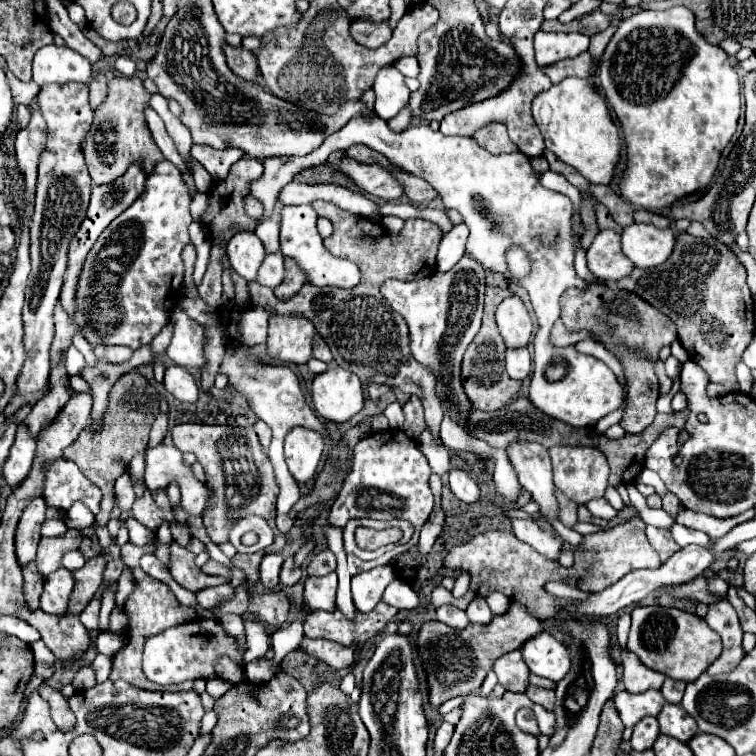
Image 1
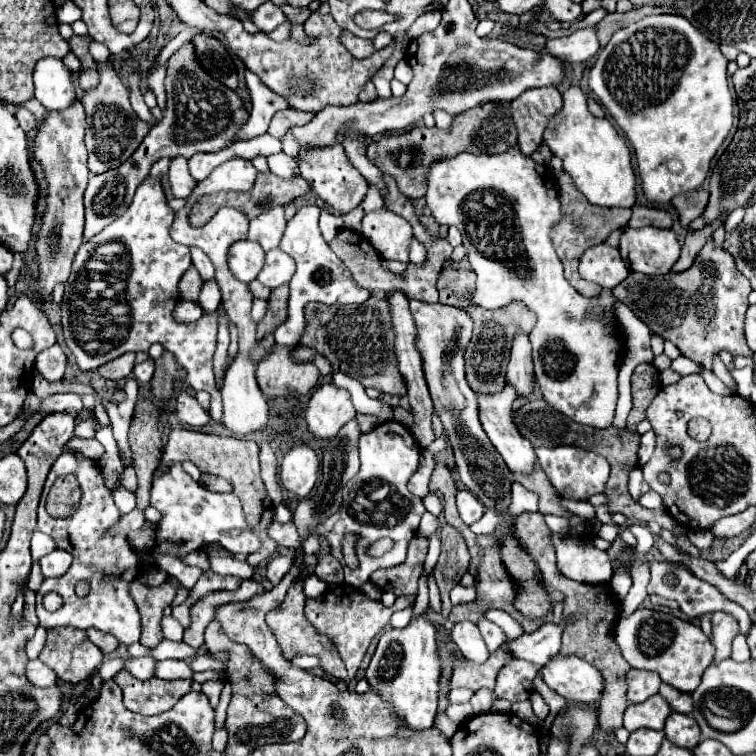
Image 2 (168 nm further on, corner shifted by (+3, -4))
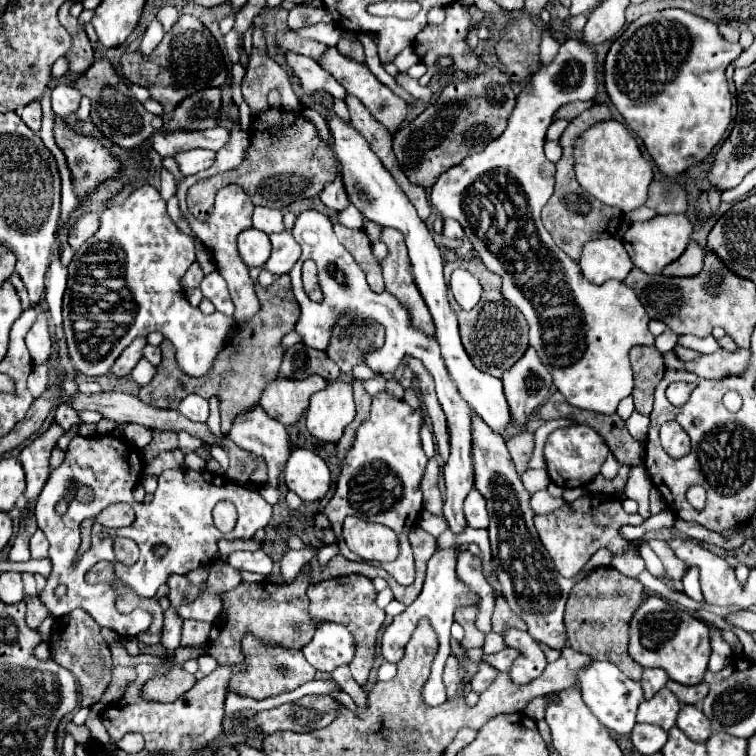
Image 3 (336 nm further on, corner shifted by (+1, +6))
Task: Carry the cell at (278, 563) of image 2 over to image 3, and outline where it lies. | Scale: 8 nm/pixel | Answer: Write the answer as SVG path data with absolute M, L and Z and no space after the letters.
M302 549L302 551L288 551L284 553L282 561L280 561L280 567L282 567L282 575L284 579L292 579L298 575L298 571L316 557L316 551L314 549Z

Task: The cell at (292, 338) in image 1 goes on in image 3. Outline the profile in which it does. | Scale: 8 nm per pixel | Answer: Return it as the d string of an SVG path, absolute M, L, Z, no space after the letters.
M312 375L304 381L278 377L262 393L260 405L268 413L268 417L290 427L290 425L296 425L304 415L304 411L308 409L310 405L308 401L312 393L324 387L326 387L326 381L320 375Z

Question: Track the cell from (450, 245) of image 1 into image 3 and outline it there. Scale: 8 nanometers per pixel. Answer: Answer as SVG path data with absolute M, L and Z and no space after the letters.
M444 219L444 229L442 229L444 237L452 237L452 239L462 239L464 231L460 227L460 223L456 219Z

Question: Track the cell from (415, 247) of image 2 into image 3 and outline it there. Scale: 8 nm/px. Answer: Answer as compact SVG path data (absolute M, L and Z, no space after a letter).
M326 111L326 123L332 135L332 149L336 153L338 165L340 165L340 173L342 173L342 183L344 189L348 193L350 203L368 219L374 223L380 223L384 227L394 227L398 231L404 233L406 237L406 245L408 245L408 253L410 253L410 261L412 261L412 273L416 279L416 285L422 293L422 299L426 301L430 315L434 319L434 327L436 327L436 339L440 343L442 349L442 357L446 361L446 367L450 371L452 381L456 383L460 395L464 397L464 401L468 401L468 405L482 417L482 421L496 433L506 433L508 425L510 425L510 411L508 411L508 403L502 391L502 381L478 371L470 357L466 355L462 343L460 343L460 335L458 335L458 319L456 313L452 311L448 297L446 297L446 283L442 277L442 265L444 259L432 239L432 233L428 231L426 223L418 217L416 209L412 207L412 203L408 201L408 197L404 195L404 191L398 187L398 183L394 181L394 177L388 173L388 169L378 161L376 153L368 147L368 141L352 127L352 123L346 123L344 119L340 119L334 111Z

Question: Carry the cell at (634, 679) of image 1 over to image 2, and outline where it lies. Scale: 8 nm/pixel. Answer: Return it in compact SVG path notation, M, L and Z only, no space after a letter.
M630 669L626 673L626 685L628 685L628 701L630 703L642 703L648 697L658 693L662 681L660 681L658 673Z

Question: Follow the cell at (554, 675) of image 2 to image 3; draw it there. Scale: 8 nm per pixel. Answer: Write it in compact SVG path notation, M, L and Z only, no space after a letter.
M594 661L590 667L586 667L584 671L580 671L578 681L576 681L582 689L582 697L584 703L588 705L588 709L594 713L594 717L610 731L618 733L618 735L630 735L634 725L636 725L636 711L638 705L642 703L642 685L638 681L628 679L616 665L608 663L608 661Z

